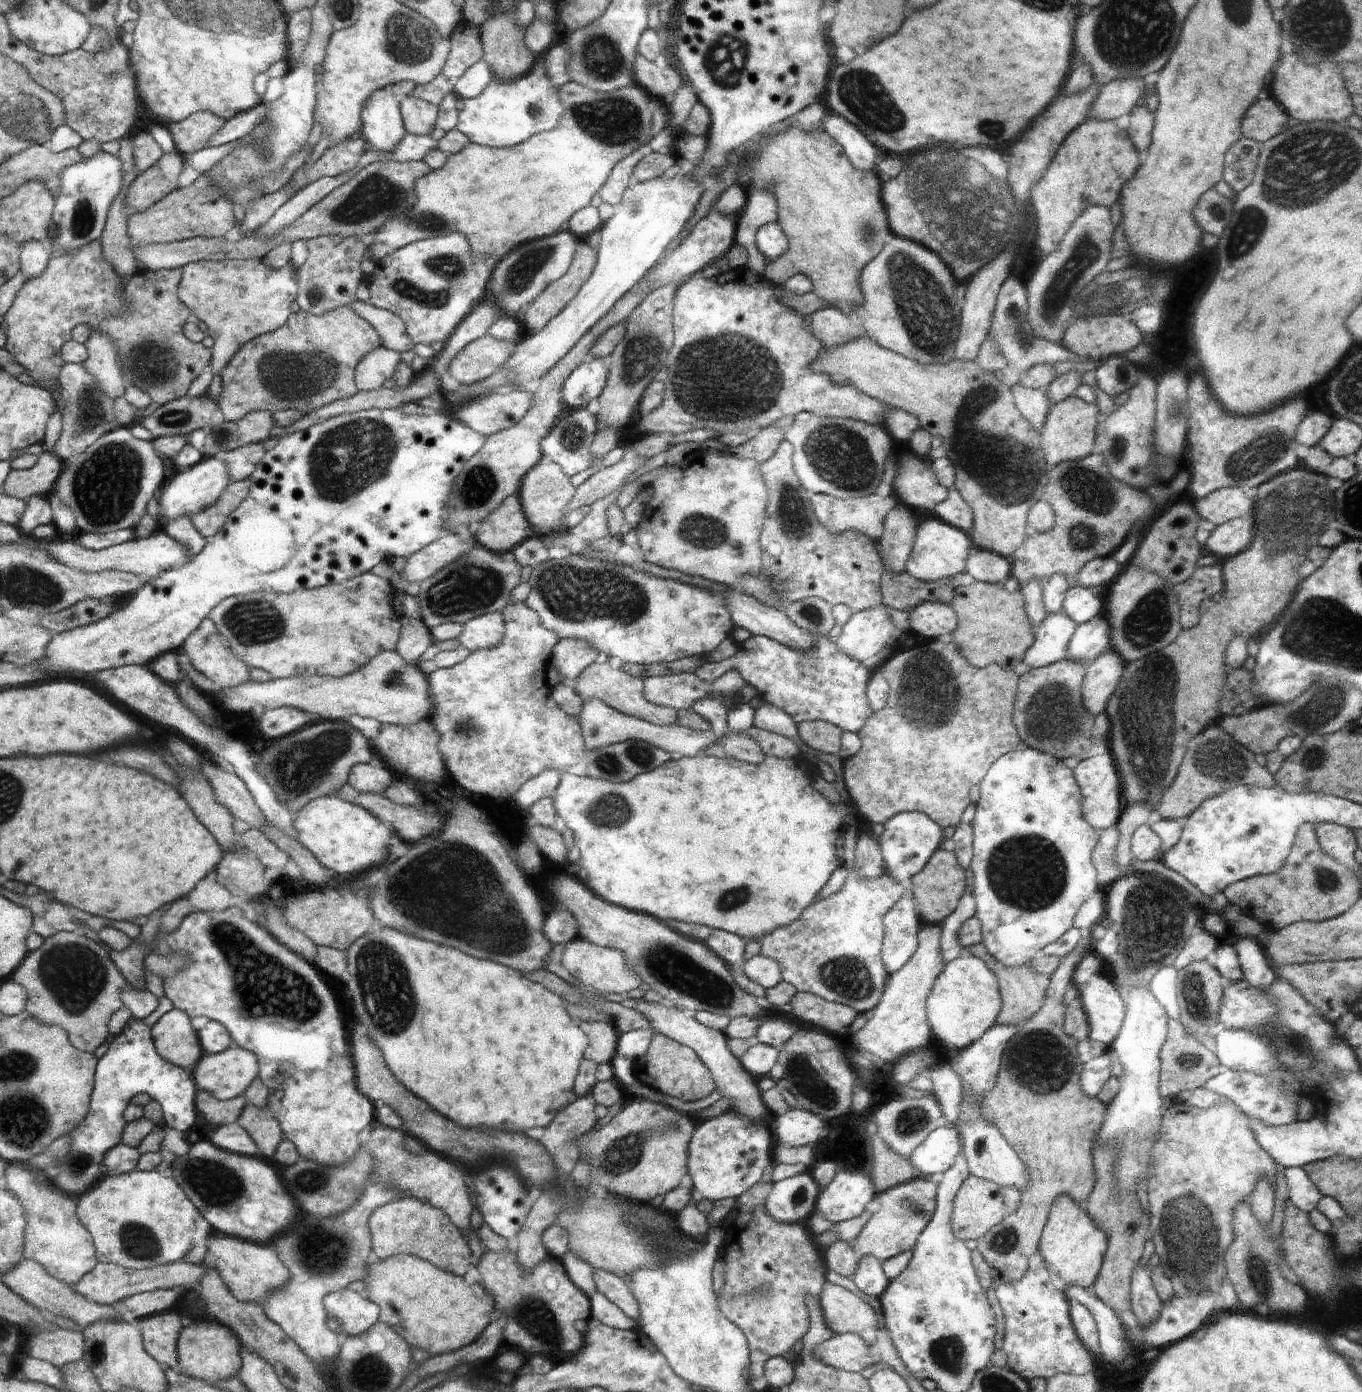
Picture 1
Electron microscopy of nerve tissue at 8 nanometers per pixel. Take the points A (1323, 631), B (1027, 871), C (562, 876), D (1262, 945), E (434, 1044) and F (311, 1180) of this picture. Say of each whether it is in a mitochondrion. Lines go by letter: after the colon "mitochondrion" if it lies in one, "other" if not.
A: mitochondrion
B: mitochondrion
C: other
D: other
E: other
F: mitochondrion

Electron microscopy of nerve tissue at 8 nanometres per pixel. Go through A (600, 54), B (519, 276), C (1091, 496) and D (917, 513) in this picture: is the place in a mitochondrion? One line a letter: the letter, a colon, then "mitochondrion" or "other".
A: mitochondrion
B: mitochondrion
C: mitochondrion
D: other

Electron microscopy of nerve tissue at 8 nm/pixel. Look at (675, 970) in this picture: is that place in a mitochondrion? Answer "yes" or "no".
yes

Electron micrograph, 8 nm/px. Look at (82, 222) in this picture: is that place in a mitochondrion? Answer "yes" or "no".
yes

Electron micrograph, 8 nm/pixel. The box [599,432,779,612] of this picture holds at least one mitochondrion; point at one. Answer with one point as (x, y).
(701, 532)

